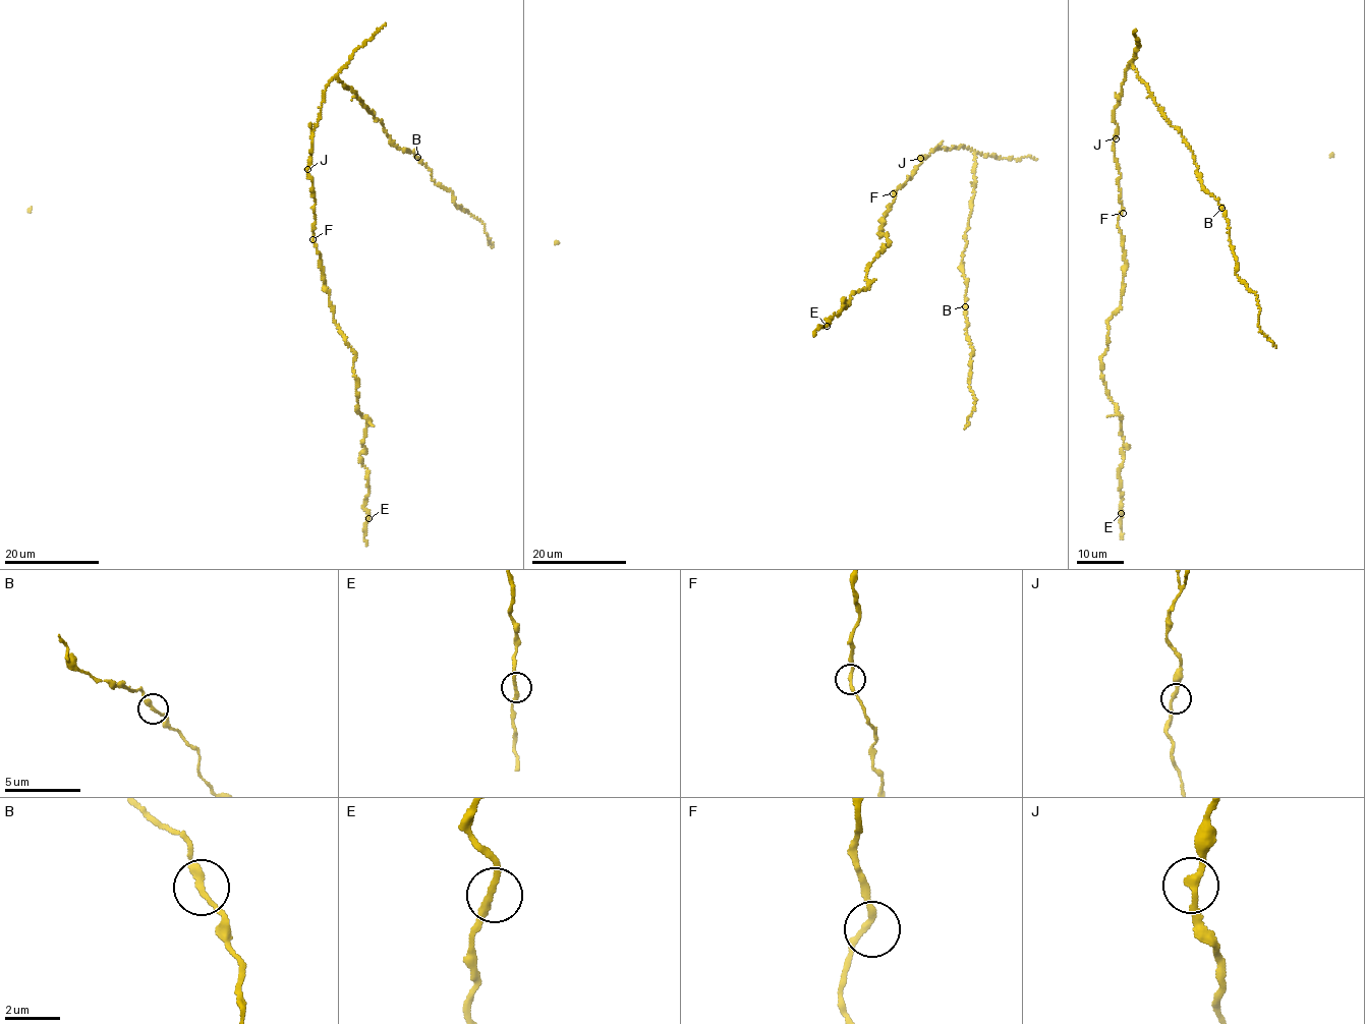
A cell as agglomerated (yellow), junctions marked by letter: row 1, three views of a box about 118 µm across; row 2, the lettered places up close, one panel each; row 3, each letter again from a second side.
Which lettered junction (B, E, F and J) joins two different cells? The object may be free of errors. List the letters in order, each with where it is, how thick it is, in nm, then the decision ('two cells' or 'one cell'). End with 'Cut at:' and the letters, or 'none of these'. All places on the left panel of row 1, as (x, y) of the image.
B: (417, 157) | 240 nm | one cell
E: (368, 518) | 240 nm | one cell
F: (313, 239) | 220 nm | one cell
J: (307, 169) | 240 nm | one cell
Cut at: none of these

